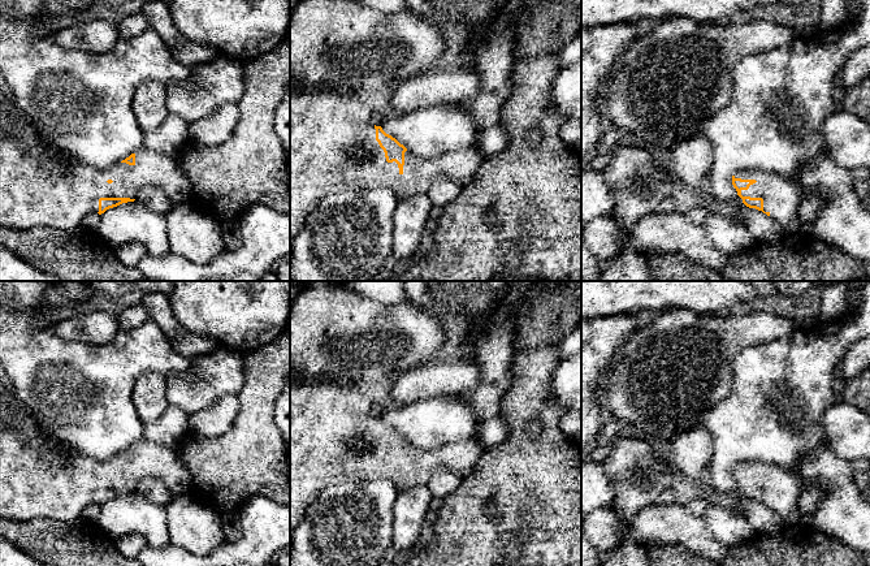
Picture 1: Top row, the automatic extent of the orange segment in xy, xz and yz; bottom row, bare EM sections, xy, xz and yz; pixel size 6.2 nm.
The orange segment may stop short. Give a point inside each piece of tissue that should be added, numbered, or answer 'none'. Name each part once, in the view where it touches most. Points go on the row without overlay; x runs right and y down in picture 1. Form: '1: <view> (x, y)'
1: yz (782, 489)

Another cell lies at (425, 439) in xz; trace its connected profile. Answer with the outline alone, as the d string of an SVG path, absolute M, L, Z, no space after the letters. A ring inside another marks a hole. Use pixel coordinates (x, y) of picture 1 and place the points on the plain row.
M437 396L404 405L382 415L382 422L421 449L436 449L454 441L476 441L480 424L460 398Z

